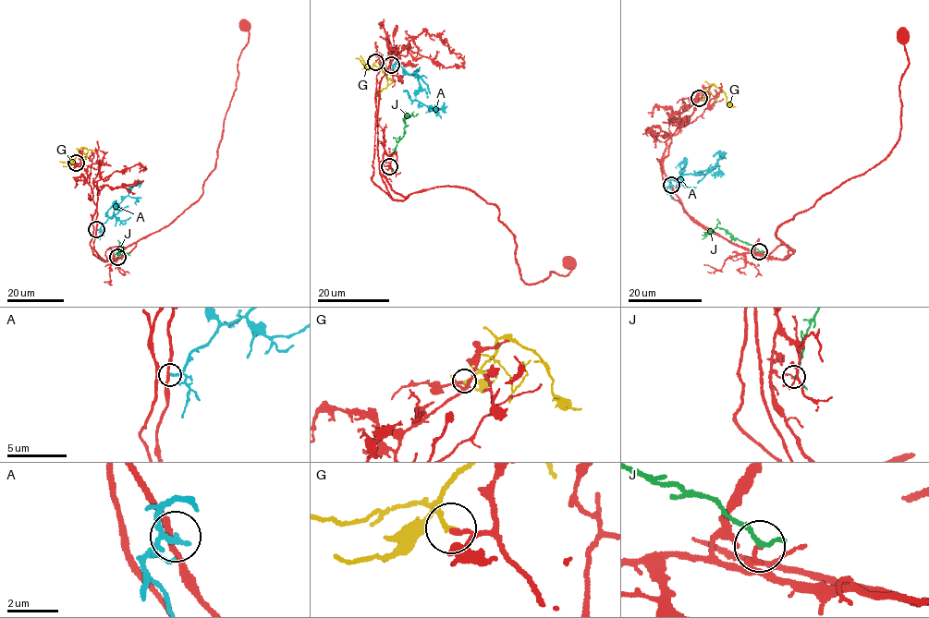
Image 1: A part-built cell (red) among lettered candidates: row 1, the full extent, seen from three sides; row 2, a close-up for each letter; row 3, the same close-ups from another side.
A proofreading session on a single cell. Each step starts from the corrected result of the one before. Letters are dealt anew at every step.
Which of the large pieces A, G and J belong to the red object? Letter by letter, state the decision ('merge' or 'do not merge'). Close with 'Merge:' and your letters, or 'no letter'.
A: do not merge
G: do not merge
J: do not merge
Merge: no letter

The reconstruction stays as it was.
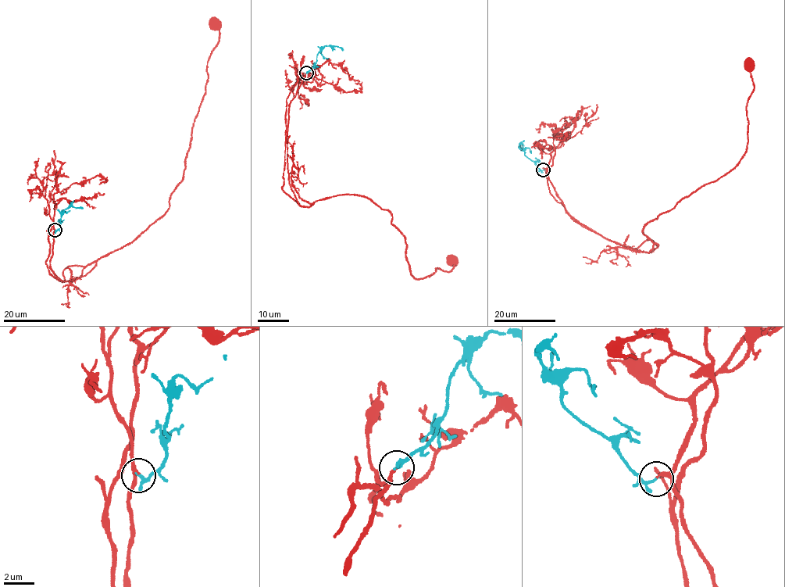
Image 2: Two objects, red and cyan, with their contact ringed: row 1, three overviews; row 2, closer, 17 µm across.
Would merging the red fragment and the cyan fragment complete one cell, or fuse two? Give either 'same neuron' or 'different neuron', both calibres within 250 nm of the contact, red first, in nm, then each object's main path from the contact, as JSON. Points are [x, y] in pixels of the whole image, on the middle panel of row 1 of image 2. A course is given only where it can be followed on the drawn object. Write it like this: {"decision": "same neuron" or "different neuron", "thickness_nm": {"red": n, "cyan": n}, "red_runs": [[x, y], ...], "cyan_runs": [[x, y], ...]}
{"decision": "same neuron", "thickness_nm": {"red": 170, "cyan": 150}, "red_runs": [[306, 73], [287, 137], [301, 198], [358, 194], [390, 212], [415, 278], [454, 259]], "cyan_runs": [[306, 73], [313, 66], [318, 52], [323, 46], [341, 47], [343, 50]]}

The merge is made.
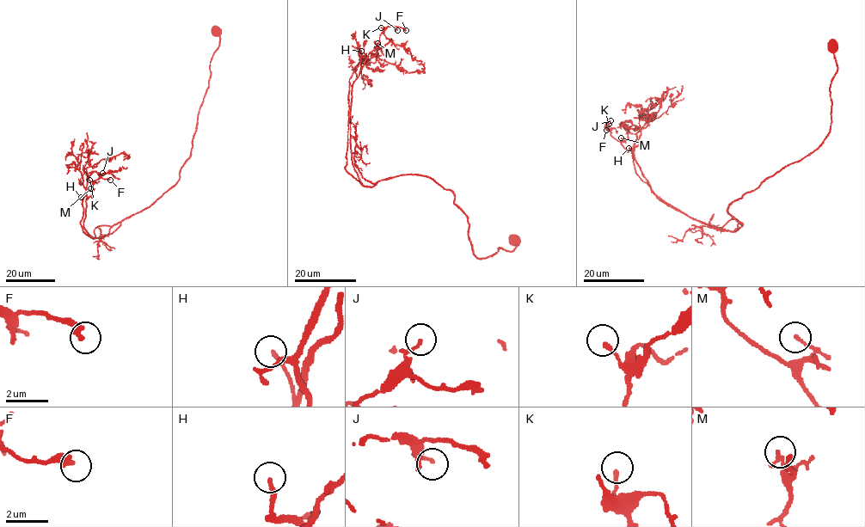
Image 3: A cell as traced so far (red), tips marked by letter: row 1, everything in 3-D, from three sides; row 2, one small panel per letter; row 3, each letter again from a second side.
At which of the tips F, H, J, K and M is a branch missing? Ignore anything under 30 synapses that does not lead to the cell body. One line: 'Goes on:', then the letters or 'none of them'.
Goes on: H

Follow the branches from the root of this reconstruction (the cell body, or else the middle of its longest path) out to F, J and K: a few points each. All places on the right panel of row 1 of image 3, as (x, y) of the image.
F: (831, 44), (837, 70), (828, 136), (729, 205), (738, 222), (733, 231), (657, 197), (633, 150), (606, 130)
J: (831, 44), (828, 136), (729, 205), (733, 231), (657, 197), (610, 120)
K: (831, 44), (837, 70), (828, 136), (729, 205), (738, 222), (733, 231), (657, 197), (609, 124)

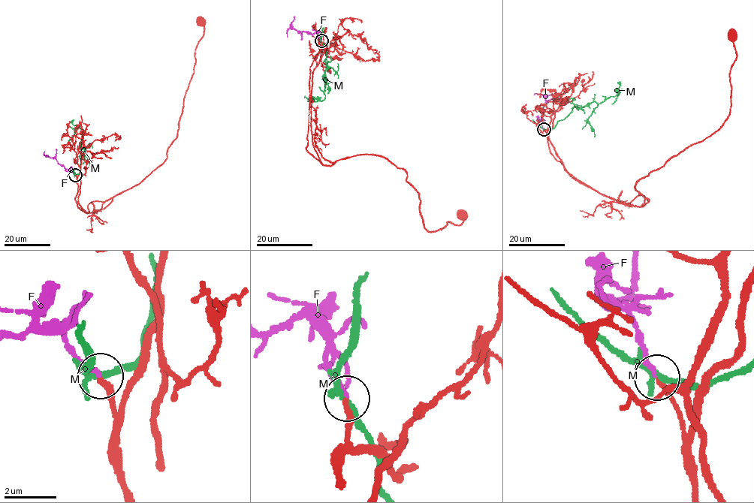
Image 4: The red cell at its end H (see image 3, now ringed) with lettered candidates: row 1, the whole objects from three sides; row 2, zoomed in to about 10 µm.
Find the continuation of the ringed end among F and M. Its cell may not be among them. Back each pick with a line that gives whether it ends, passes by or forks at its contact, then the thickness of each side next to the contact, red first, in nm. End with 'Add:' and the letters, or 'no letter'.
F: it ends there; 200 nm thick on the red side, 170 nm on the other
Add: F

